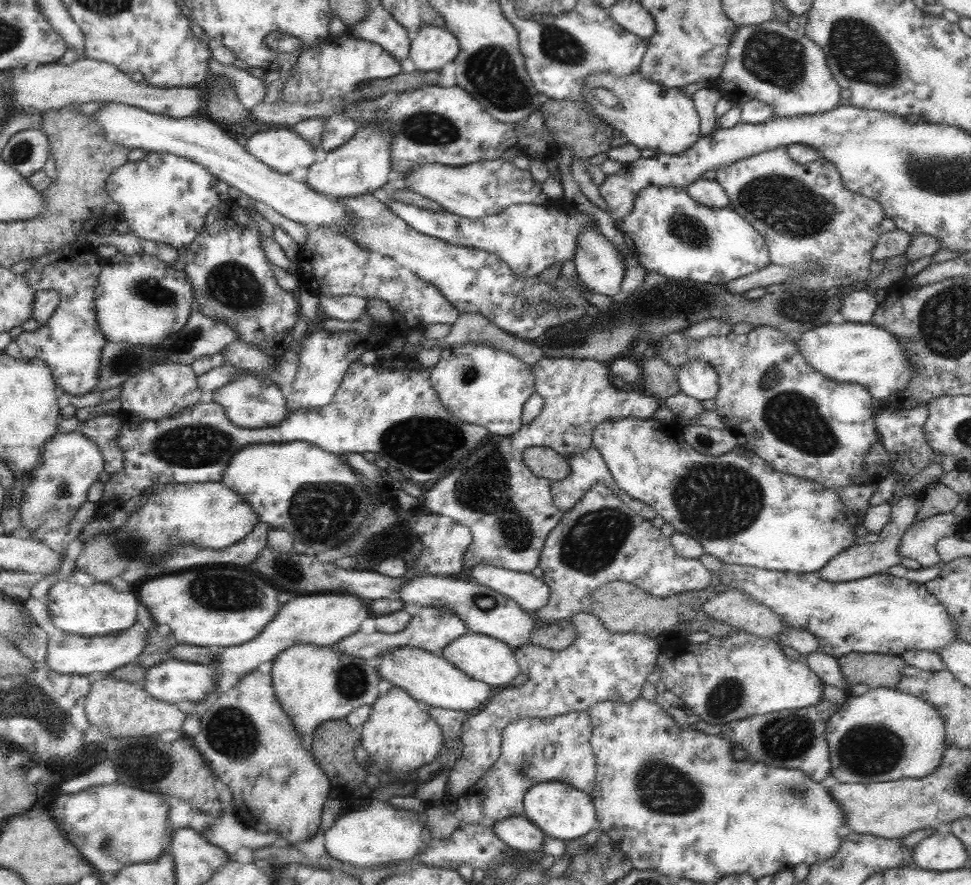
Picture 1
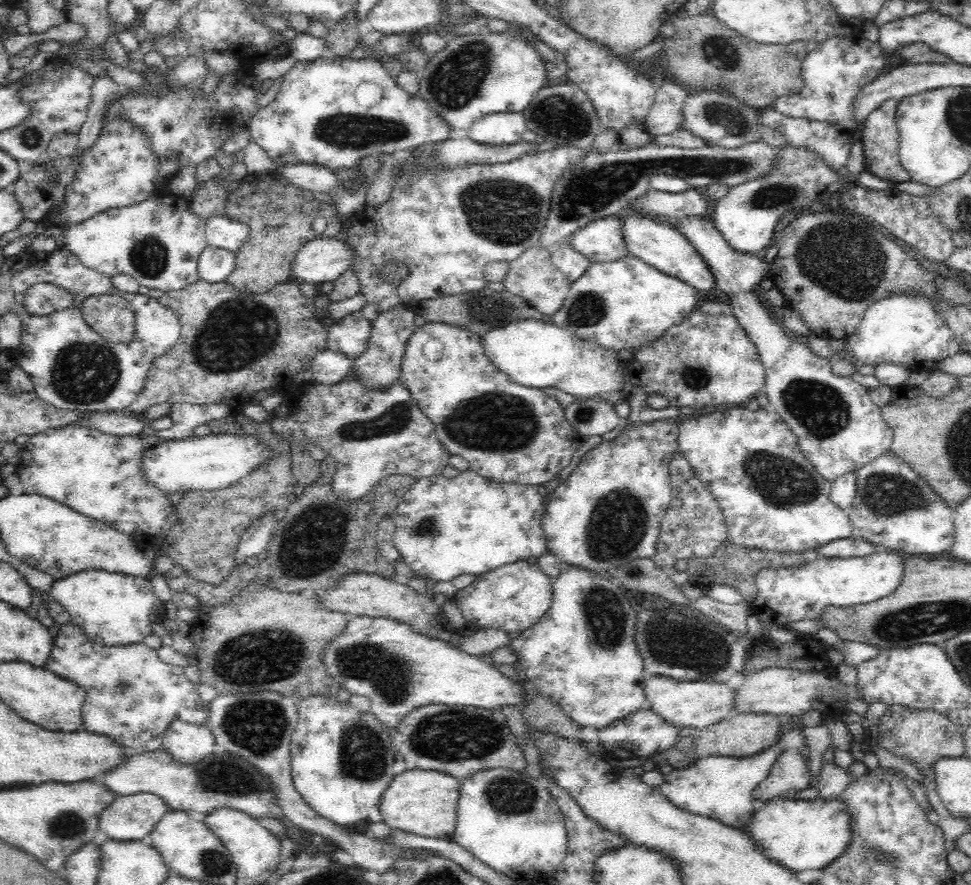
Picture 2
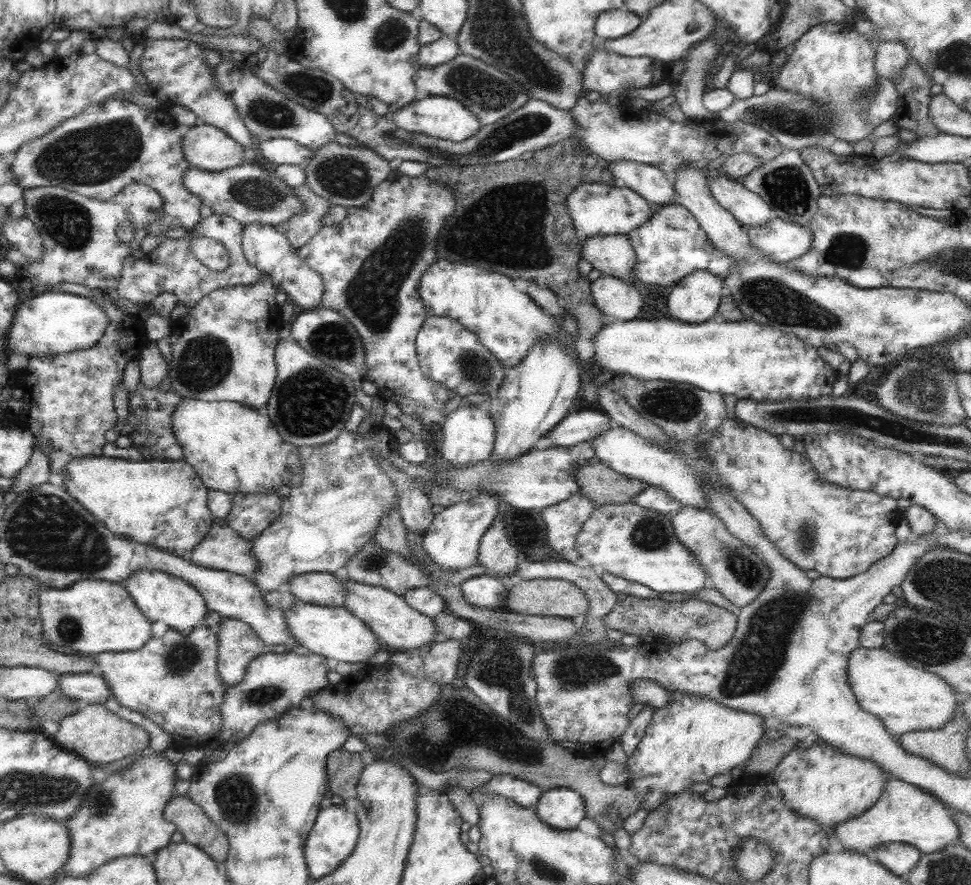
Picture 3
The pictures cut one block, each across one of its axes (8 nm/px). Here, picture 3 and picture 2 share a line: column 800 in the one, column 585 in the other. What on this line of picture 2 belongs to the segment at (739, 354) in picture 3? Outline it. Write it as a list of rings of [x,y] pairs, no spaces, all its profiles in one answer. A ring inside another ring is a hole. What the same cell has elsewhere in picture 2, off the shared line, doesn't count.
[[[510,322],[498,330],[482,336],[484,354],[494,362],[494,366],[508,374],[508,378],[520,386],[528,388],[558,388],[566,394],[572,394],[576,400],[596,400],[616,406],[628,402],[632,396],[634,382],[628,382],[624,376],[624,362],[618,362],[618,352],[596,346],[590,340],[580,340],[568,330],[562,330],[550,322]]]

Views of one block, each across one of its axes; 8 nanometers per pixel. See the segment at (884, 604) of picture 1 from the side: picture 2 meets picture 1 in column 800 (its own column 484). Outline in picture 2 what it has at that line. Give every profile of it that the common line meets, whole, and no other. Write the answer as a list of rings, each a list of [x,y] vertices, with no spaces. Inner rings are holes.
[[[514,562],[506,564],[488,574],[476,576],[474,584],[464,590],[458,590],[454,600],[466,620],[466,624],[476,626],[476,630],[504,630],[508,632],[526,632],[530,626],[538,624],[546,610],[552,606],[554,582],[544,574],[536,564]]]

